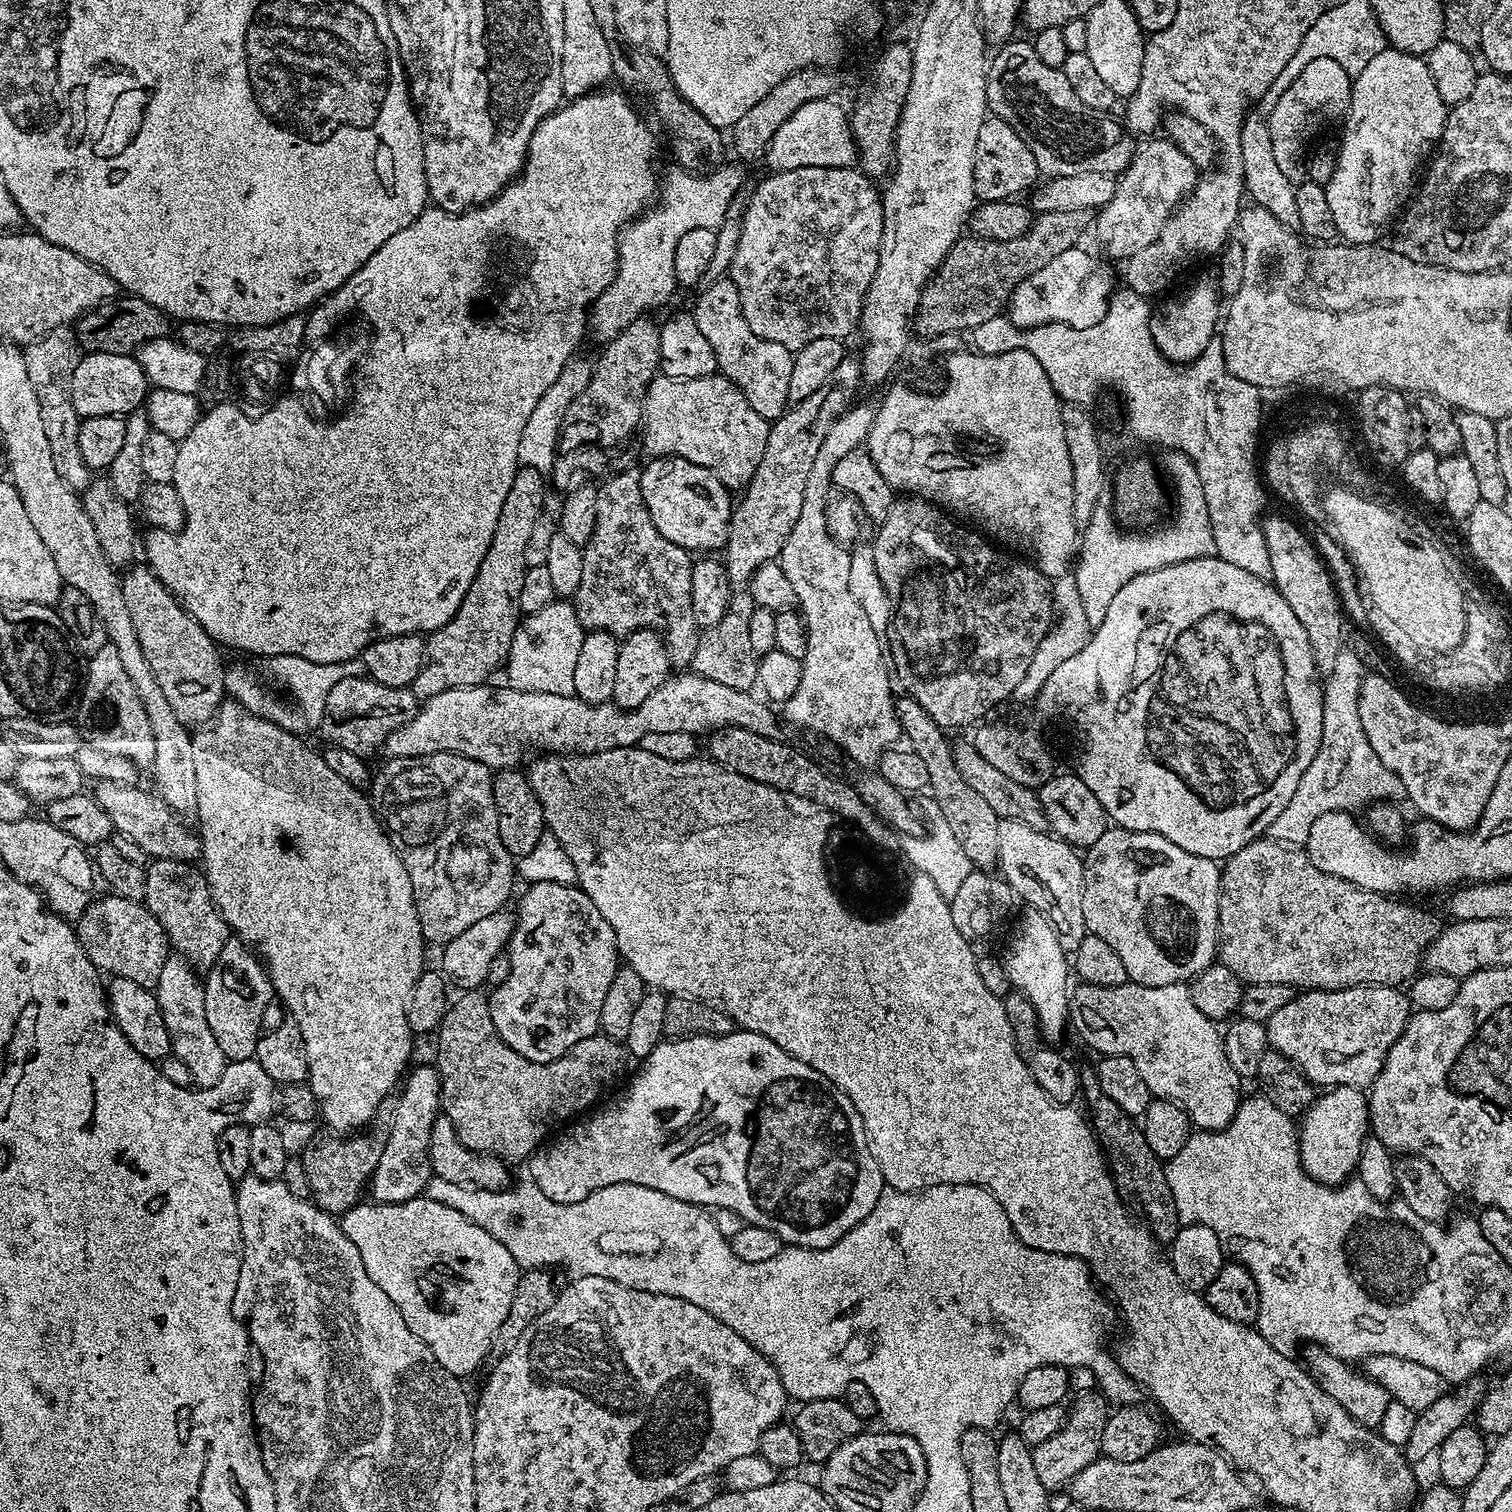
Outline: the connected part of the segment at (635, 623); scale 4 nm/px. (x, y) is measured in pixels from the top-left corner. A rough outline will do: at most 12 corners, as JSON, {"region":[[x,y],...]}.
{"region":[[639,471],[609,475],[574,605],[588,630],[702,635],[694,560],[654,526]]}

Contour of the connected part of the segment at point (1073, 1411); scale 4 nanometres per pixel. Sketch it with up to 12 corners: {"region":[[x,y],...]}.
{"region":[[1071,1401],[1062,1430],[1032,1448],[1052,1494],[1101,1459],[1110,1401]]}

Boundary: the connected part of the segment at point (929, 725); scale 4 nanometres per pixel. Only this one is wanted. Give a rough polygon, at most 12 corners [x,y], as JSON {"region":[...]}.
{"region":[[911,695],[896,714],[931,799],[973,869],[998,864],[998,826],[953,741]]}

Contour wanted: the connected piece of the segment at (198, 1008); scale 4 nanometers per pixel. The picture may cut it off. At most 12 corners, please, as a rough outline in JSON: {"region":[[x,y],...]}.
{"region":[[169,955],[154,991],[171,1055],[197,1089],[226,1061],[206,1022],[204,986],[184,957]]}

